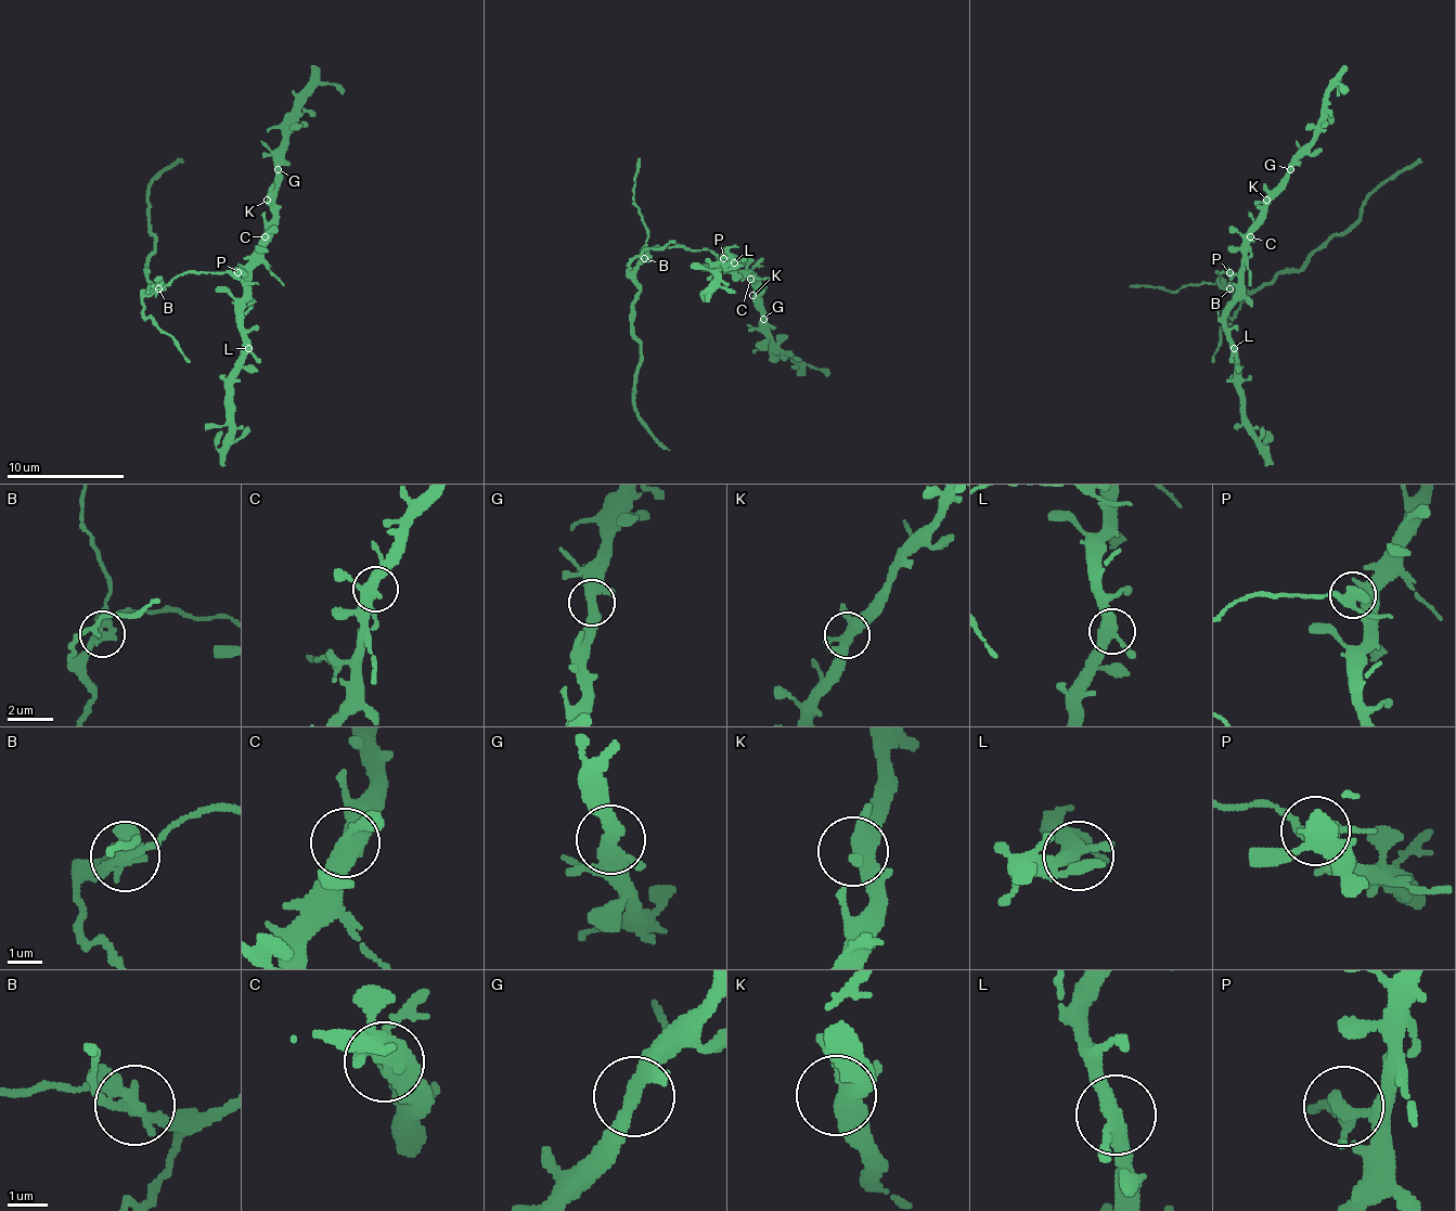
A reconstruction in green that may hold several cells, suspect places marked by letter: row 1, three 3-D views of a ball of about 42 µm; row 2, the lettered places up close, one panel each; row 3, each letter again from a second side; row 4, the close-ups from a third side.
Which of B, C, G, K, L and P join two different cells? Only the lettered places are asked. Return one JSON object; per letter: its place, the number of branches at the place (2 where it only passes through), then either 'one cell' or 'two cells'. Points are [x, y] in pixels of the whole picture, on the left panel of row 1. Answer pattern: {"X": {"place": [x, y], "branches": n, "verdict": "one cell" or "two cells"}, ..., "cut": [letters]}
{"B": {"place": [158, 288], "branches": 3, "verdict": "two cells"}, "C": {"place": [265, 236], "branches": 3, "verdict": "one cell"}, "G": {"place": [278, 169], "branches": 3, "verdict": "one cell"}, "K": {"place": [267, 200], "branches": 3, "verdict": "one cell"}, "L": {"place": [248, 348], "branches": 3, "verdict": "one cell"}, "P": {"place": [237, 272], "branches": 3, "verdict": "two cells"}, "cut": ["B", "P"]}

